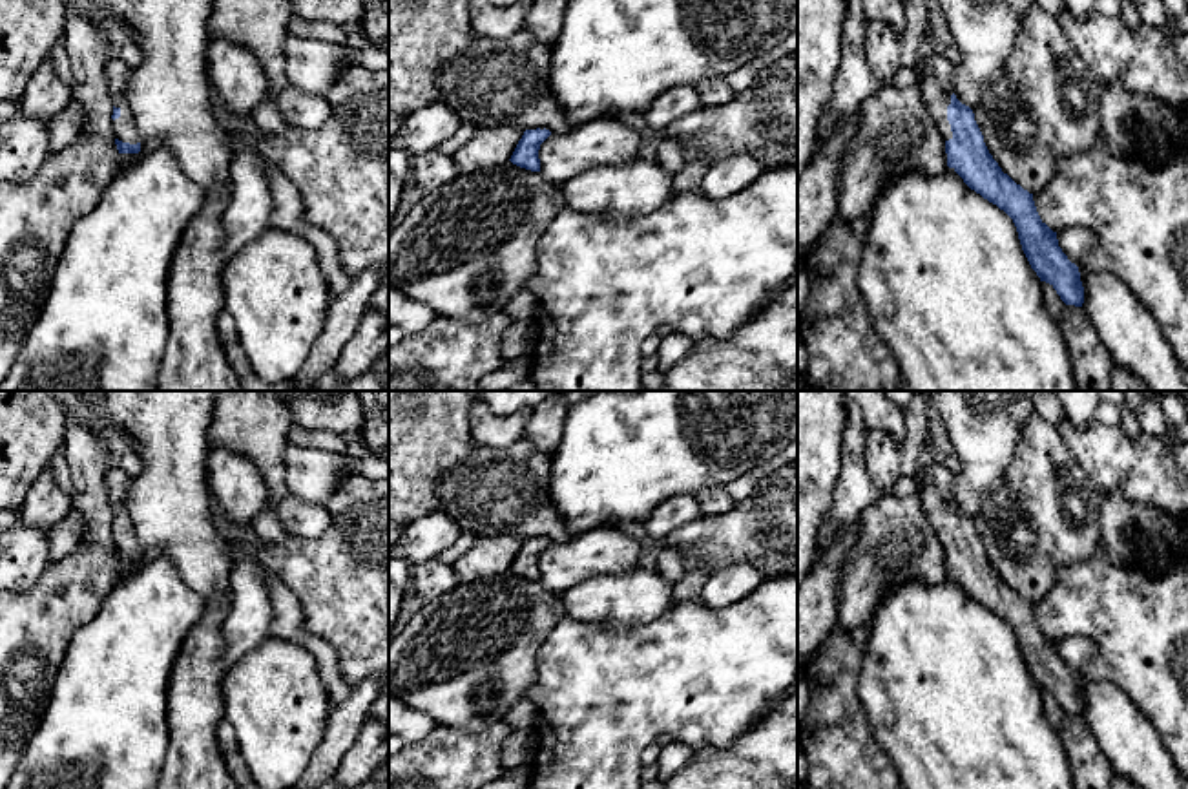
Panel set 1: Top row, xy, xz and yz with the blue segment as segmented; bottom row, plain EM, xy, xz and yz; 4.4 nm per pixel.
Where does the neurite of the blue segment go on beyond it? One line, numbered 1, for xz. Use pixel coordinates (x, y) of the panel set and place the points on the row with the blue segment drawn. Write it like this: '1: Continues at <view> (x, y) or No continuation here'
1: No continuation here

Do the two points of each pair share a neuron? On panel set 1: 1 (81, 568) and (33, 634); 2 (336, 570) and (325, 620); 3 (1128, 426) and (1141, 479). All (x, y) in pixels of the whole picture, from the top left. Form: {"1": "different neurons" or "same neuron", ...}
{"1": "same neuron", "2": "same neuron", "3": "different neurons"}

